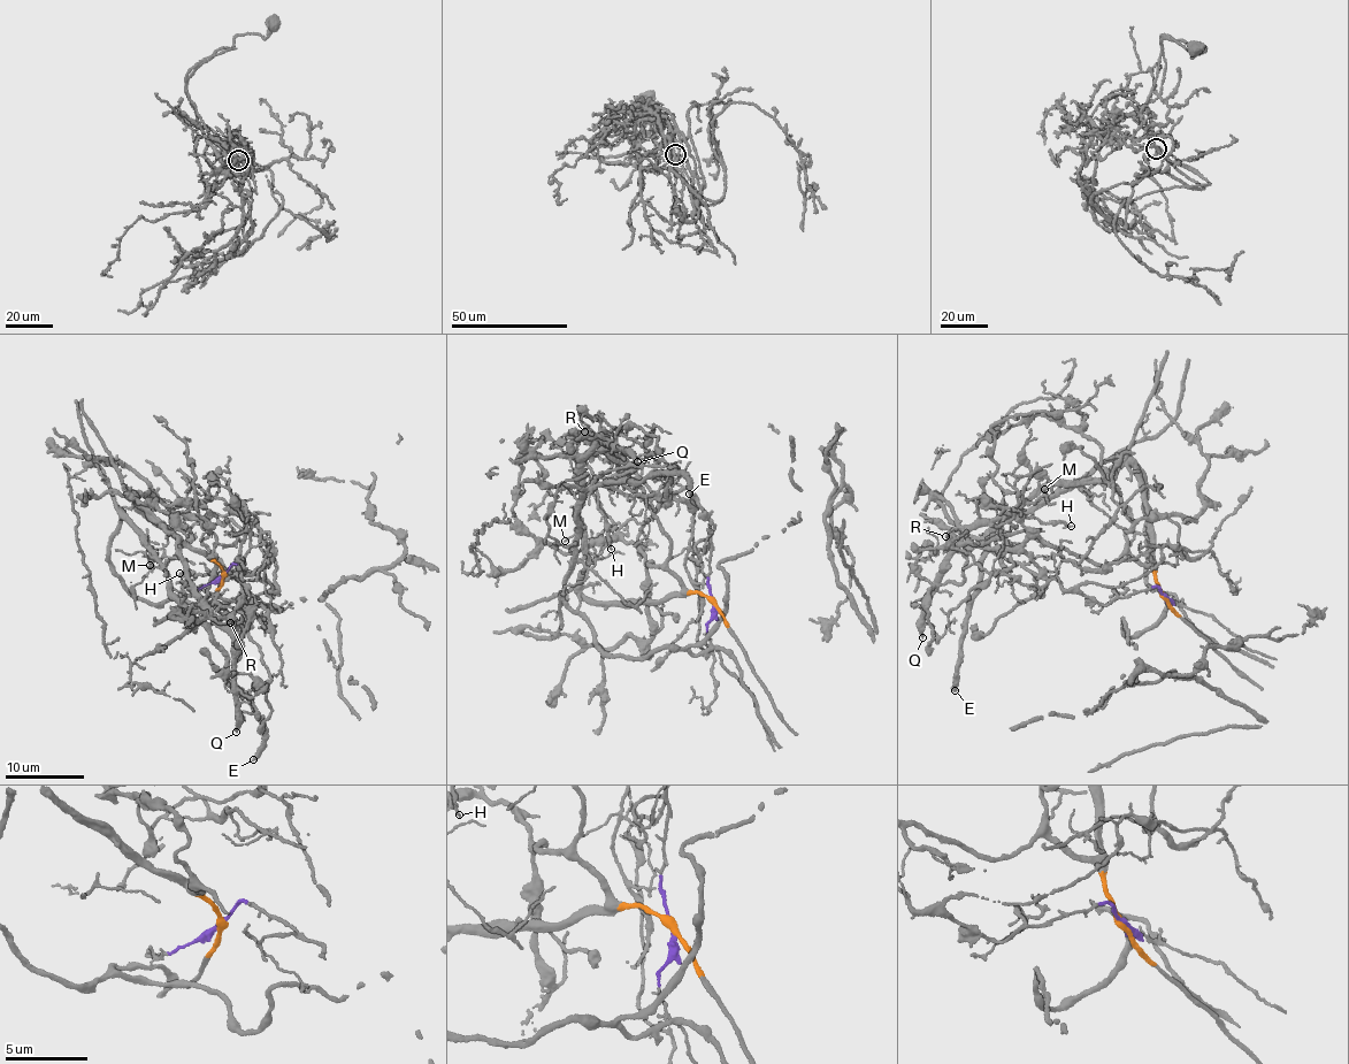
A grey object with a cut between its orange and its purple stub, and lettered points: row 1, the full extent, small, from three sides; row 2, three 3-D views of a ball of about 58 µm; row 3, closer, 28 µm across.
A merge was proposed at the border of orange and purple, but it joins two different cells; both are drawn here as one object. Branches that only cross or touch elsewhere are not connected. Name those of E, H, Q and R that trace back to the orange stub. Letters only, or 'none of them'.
H, Q, R

